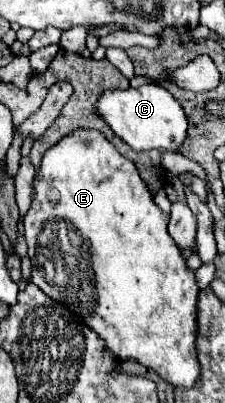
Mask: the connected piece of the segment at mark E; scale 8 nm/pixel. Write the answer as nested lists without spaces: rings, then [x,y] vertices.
[[[75,129],[73,133],[69,133],[67,137],[61,137],[61,141],[57,141],[51,149],[45,151],[45,155],[41,157],[39,173],[33,179],[33,203],[27,211],[27,215],[23,217],[25,239],[29,245],[29,259],[31,259],[31,281],[37,287],[41,287],[43,293],[53,297],[55,301],[61,301],[73,313],[81,315],[83,321],[93,331],[99,333],[99,337],[105,341],[105,345],[121,361],[135,359],[137,363],[155,369],[173,387],[193,387],[201,373],[201,367],[197,365],[197,349],[195,349],[195,335],[197,335],[197,319],[195,319],[197,299],[195,297],[199,297],[199,287],[195,281],[195,273],[187,267],[187,263],[181,255],[181,249],[177,249],[175,241],[167,233],[167,221],[169,221],[169,215],[163,213],[155,205],[153,195],[147,189],[145,181],[139,177],[135,165],[129,159],[125,159],[121,153],[117,153],[117,149],[99,131],[89,131],[89,129]]]

